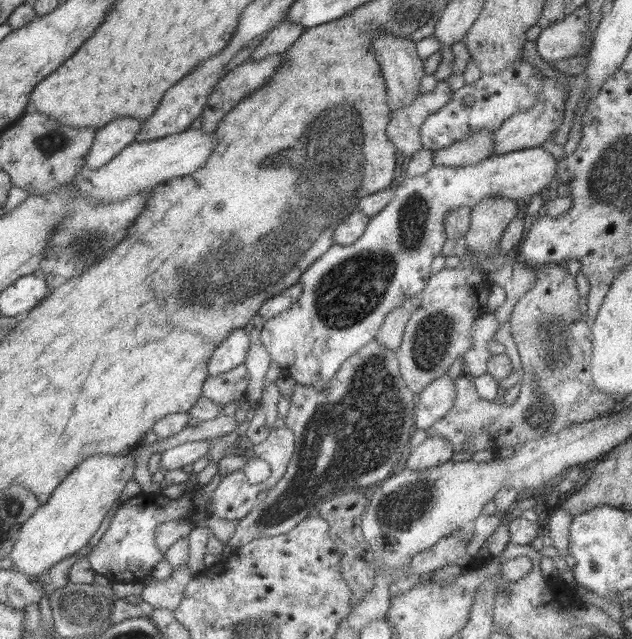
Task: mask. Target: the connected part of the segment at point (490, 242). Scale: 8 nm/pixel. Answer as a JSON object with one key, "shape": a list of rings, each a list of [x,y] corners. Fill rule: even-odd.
{"shape":[[[489,195],[483,197],[475,206],[470,208],[469,228],[464,236],[467,250],[476,253],[485,253],[486,255],[494,255],[501,253],[498,249],[498,240],[500,234],[505,230],[507,223],[517,216],[517,203],[509,200],[509,198],[497,195]]]}

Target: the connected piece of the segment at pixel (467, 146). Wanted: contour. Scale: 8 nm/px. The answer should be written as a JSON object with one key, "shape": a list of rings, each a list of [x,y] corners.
{"shape":[[[480,130],[432,151],[432,166],[474,165],[492,154],[492,132]]]}

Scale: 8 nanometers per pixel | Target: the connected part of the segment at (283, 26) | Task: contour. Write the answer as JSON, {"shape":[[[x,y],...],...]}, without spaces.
{"shape":[[[286,19],[272,28],[258,42],[258,45],[249,53],[246,62],[259,60],[266,56],[271,56],[277,52],[287,51],[289,46],[299,38],[299,35],[305,30],[304,27],[288,22]]]}

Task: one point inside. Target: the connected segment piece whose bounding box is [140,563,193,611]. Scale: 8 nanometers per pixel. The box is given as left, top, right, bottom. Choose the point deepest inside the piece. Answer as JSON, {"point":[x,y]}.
{"point":[166,593]}

